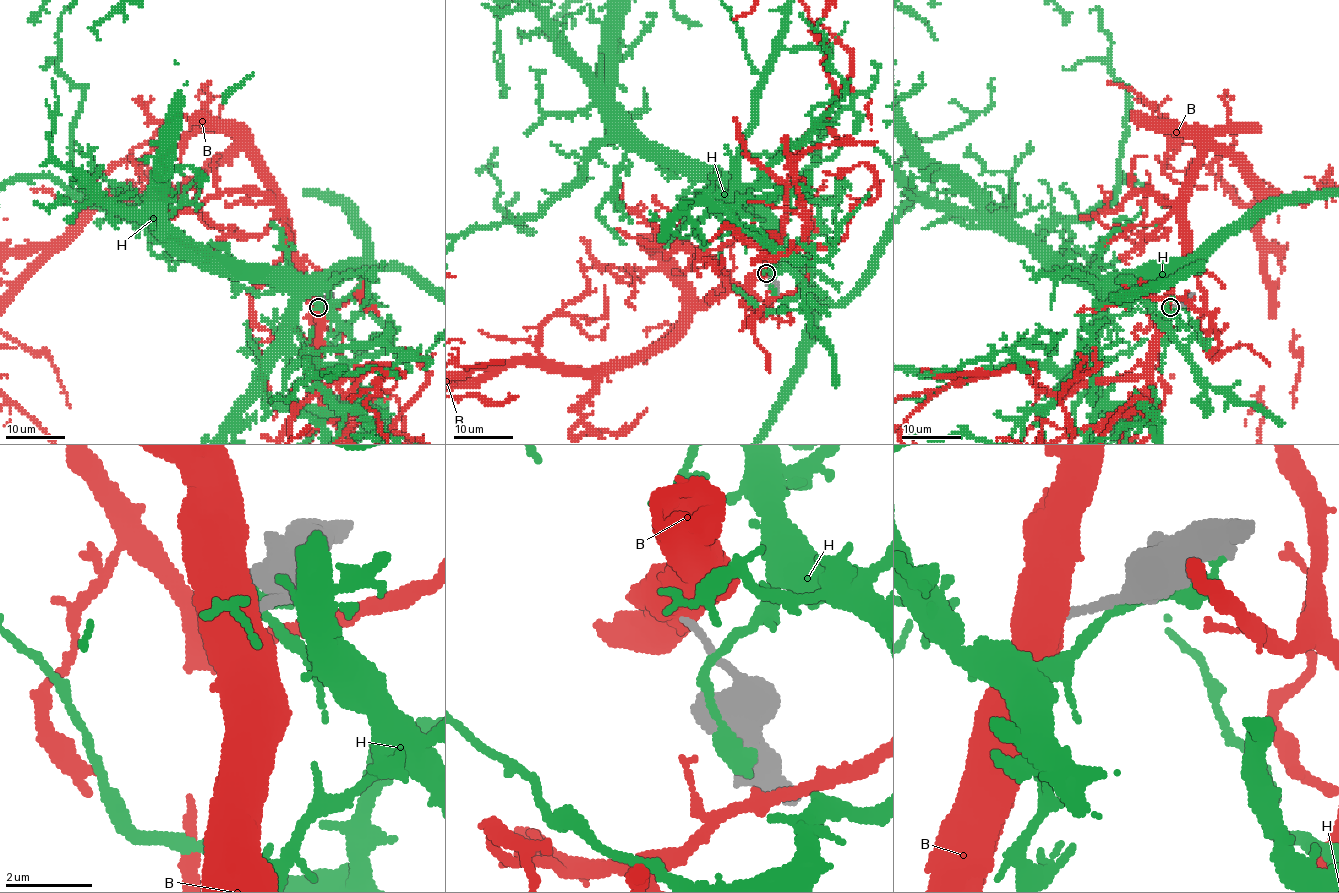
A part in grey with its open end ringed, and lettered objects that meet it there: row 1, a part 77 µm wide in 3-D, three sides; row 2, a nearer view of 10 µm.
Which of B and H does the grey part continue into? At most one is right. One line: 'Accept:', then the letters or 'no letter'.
Accept: no letter

